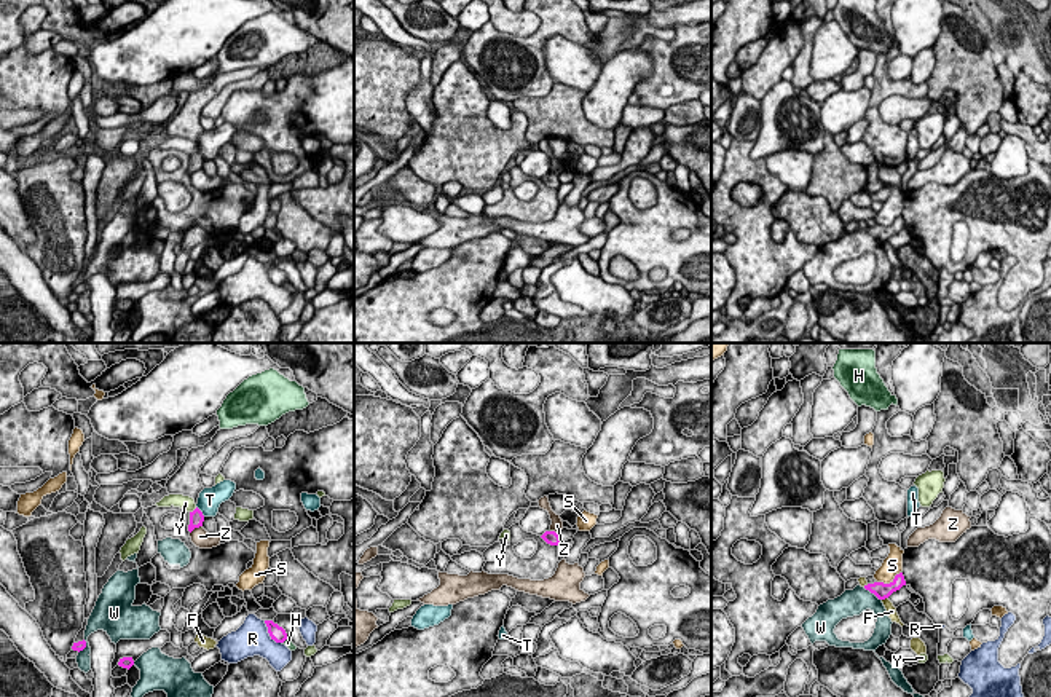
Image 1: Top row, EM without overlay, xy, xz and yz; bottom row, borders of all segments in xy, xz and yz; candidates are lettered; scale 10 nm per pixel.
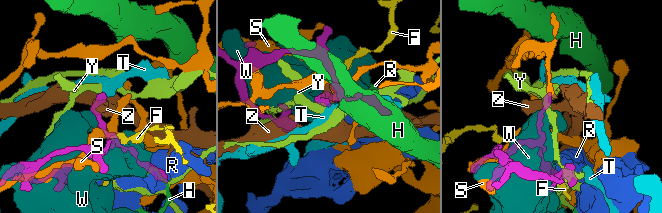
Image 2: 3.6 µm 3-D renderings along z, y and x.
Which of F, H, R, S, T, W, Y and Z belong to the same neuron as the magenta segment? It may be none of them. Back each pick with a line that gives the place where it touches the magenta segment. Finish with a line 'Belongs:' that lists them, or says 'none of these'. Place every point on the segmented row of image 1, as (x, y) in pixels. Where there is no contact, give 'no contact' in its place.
Belongs: none of these

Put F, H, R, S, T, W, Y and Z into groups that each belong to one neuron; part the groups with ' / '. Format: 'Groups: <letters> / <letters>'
Groups: F / H / R / S / T / W / Y / Z

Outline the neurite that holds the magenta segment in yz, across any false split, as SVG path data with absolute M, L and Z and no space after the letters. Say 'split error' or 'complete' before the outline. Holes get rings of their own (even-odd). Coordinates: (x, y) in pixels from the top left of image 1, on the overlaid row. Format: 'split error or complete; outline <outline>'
complete; outline M899 573L895 576L895 579L890 584L874 582L874 584L864 585L864 589L874 593L879 600L885 600L893 592L899 590L903 585L906 585L906 581L903 573Z

